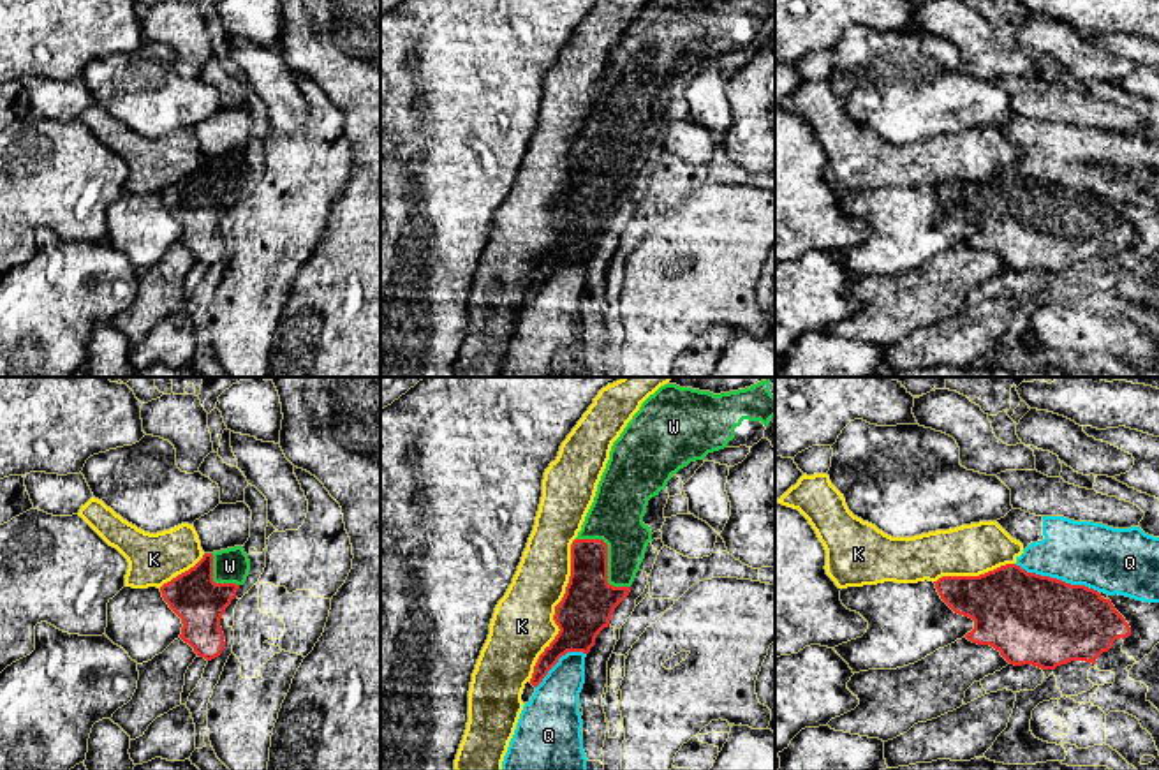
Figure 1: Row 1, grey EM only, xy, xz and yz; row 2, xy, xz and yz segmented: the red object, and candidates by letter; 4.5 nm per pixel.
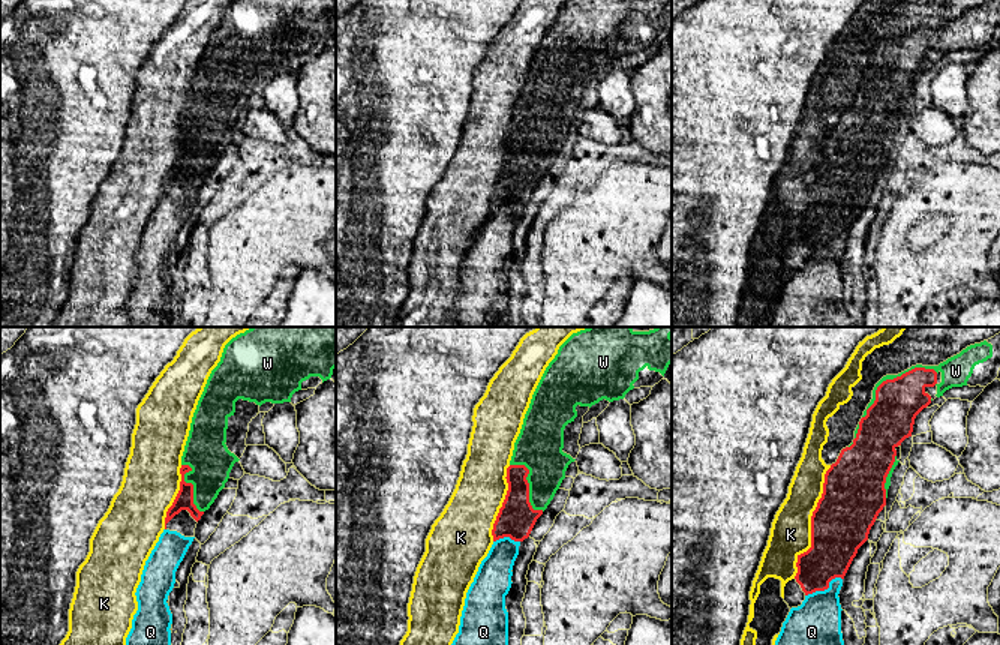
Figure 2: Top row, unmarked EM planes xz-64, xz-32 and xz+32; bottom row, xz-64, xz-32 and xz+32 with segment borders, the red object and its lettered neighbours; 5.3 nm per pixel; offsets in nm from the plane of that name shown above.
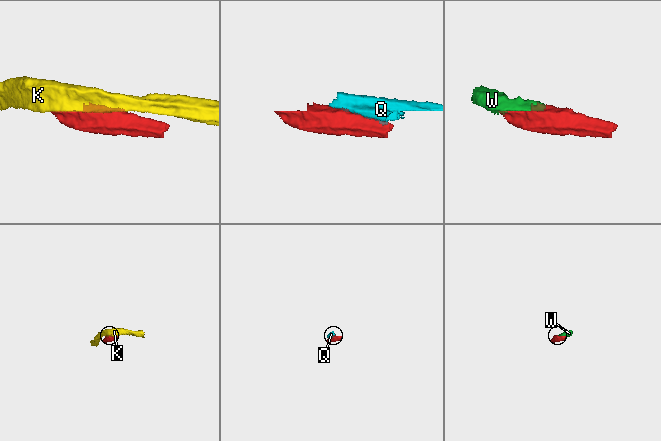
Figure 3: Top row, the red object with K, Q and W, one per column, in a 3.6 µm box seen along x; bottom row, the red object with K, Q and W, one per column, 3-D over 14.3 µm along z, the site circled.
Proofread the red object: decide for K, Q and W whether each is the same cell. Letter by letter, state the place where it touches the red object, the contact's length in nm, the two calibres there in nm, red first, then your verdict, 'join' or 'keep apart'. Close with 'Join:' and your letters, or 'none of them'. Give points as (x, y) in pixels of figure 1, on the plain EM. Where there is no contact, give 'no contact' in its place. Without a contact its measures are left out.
K: xz (555, 215) | 700 nm | 240/280 nm | keep apart
Q: yz (1055, 184) | 400 nm | 420/300 nm | keep apart
W: xz (606, 164) | 340 nm | 240/240 nm | join
Join: W

